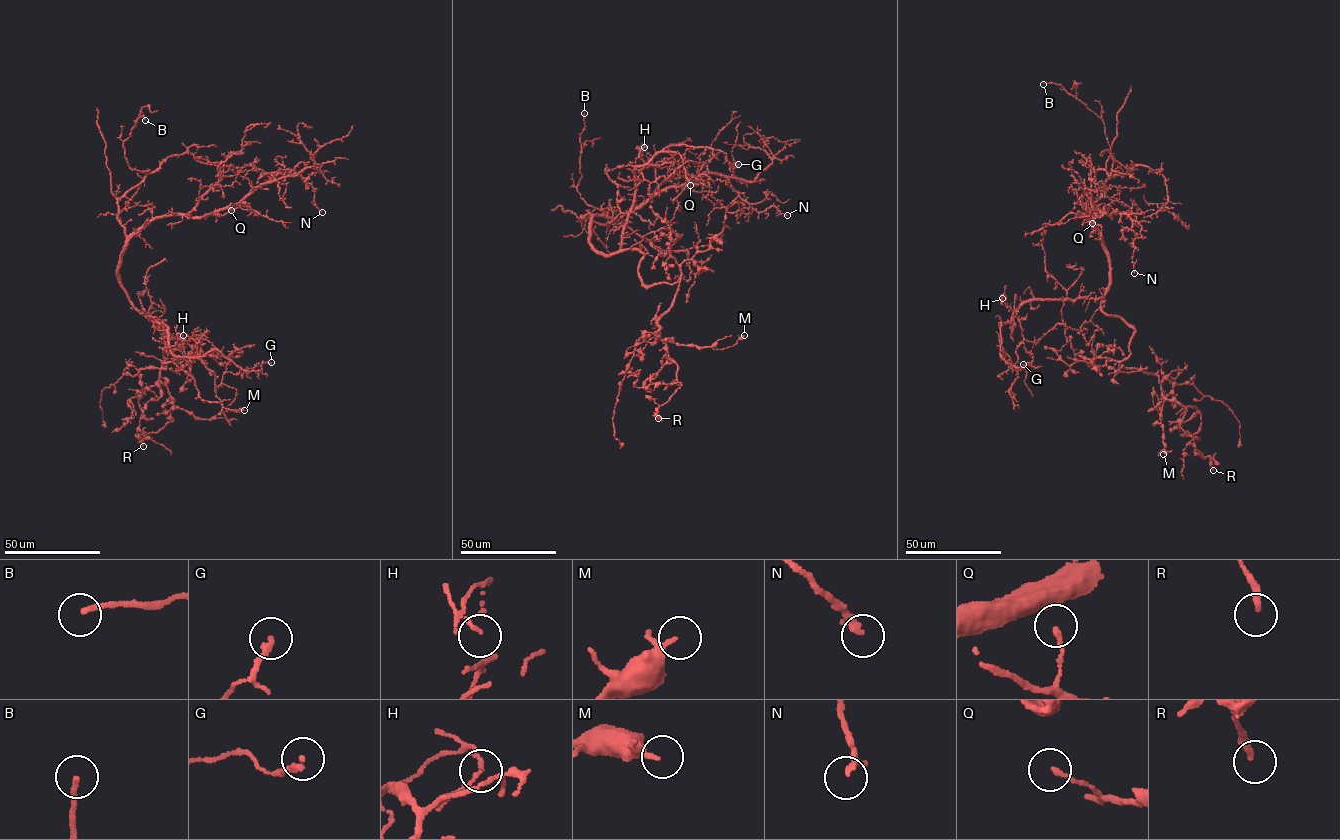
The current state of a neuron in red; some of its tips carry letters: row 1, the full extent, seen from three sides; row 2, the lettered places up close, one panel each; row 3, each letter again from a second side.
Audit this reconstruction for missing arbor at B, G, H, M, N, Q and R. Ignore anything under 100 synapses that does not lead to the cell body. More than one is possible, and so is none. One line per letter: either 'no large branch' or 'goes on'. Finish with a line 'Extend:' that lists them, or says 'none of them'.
B: no large branch
G: no large branch
H: no large branch
M: no large branch
N: no large branch
Q: no large branch
R: no large branch
Extend: none of them

